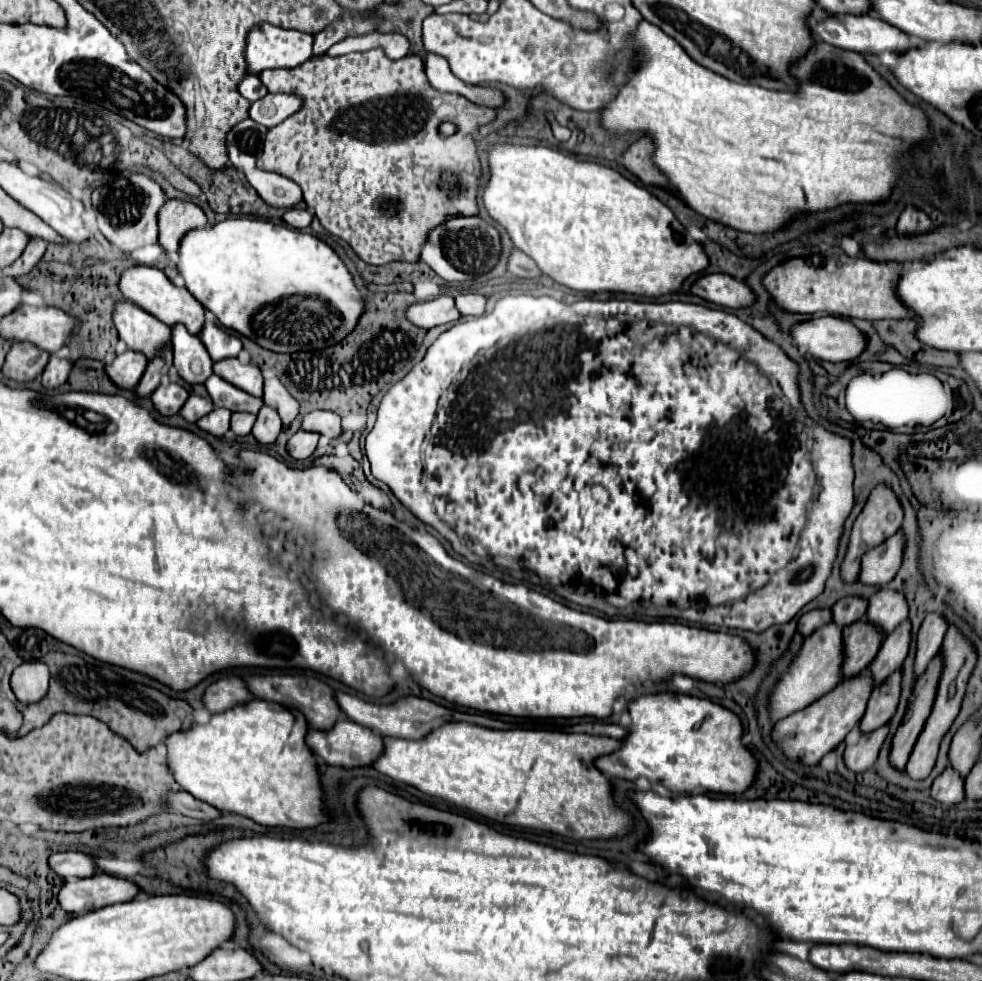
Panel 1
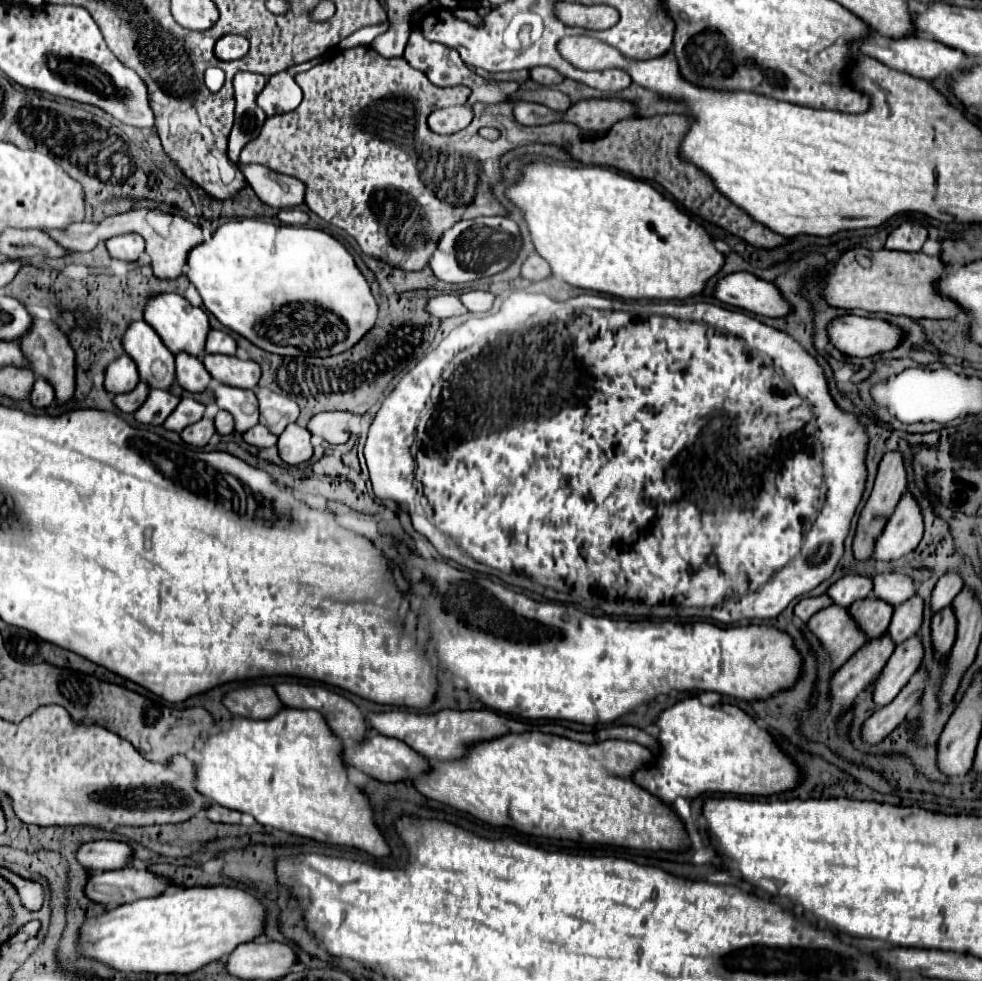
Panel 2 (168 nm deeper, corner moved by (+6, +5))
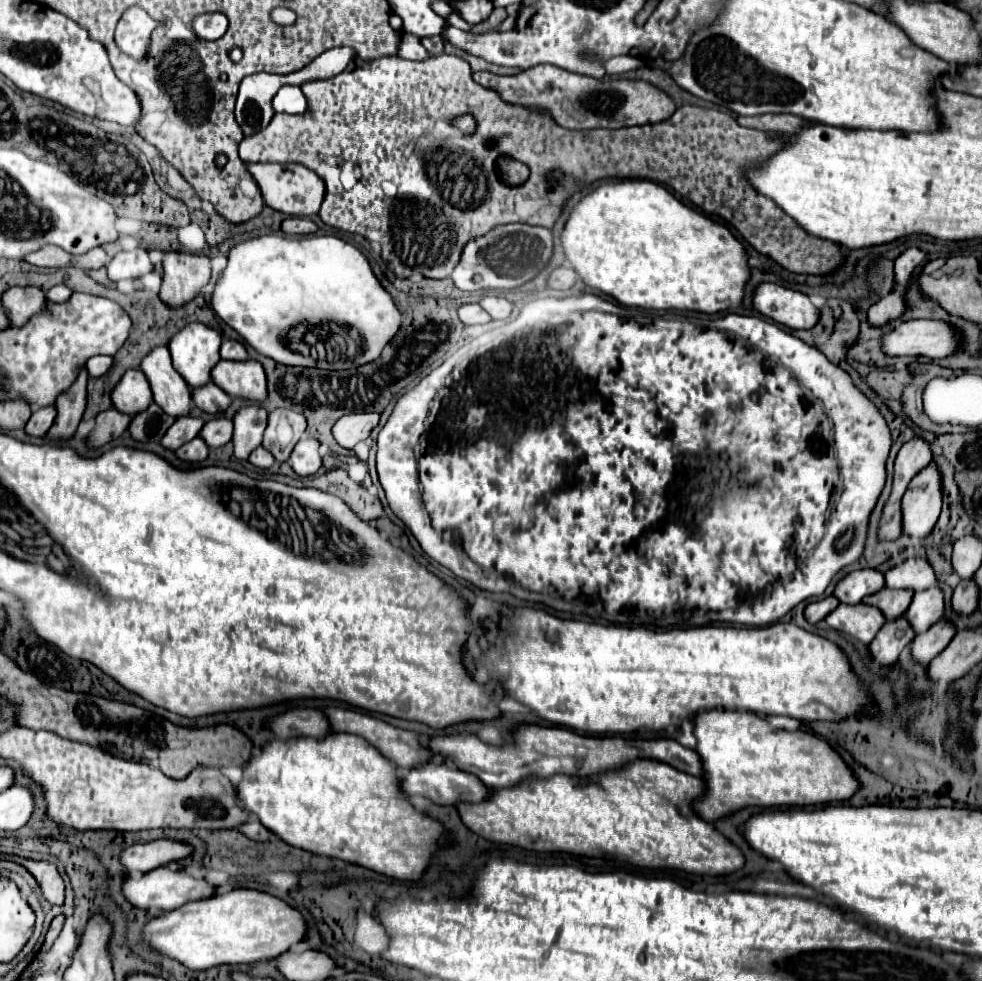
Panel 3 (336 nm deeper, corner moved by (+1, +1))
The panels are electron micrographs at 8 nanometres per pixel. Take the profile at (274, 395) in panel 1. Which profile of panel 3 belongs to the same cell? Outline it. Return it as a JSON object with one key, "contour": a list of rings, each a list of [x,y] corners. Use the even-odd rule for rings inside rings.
{"contour":[[[274,409],[268,413],[268,427],[264,431],[262,445],[274,453],[276,461],[286,461],[304,431],[304,415],[290,409]]]}

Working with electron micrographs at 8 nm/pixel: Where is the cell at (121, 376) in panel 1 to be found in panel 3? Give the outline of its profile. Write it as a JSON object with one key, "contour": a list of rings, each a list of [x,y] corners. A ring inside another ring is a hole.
{"contour":[[[128,369],[112,389],[112,403],[122,413],[140,413],[152,403],[148,379],[140,369]]]}

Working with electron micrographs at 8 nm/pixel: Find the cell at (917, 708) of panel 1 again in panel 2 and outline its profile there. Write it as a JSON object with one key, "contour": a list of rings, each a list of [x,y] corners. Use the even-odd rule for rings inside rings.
{"contour":[[[951,605],[943,607],[941,613],[933,615],[933,623],[931,623],[931,637],[933,637],[933,647],[937,649],[937,653],[947,655],[949,649],[955,643],[955,635],[957,635],[957,621],[955,621],[955,613],[951,609]]]}

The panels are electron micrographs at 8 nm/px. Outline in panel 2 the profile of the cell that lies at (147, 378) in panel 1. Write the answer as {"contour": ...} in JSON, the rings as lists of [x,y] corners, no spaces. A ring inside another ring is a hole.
{"contour":[[[139,383],[131,393],[125,393],[125,395],[115,395],[113,397],[113,405],[121,411],[121,413],[133,413],[137,411],[143,401],[147,399],[149,395],[149,387],[145,383]]]}

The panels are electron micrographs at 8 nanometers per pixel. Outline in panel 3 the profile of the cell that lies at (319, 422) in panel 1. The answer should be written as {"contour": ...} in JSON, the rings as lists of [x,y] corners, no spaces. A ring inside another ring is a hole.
{"contour":[[[350,413],[340,417],[334,427],[332,427],[332,435],[338,441],[338,445],[342,445],[344,449],[352,449],[356,443],[364,441],[370,431],[378,425],[380,415],[376,413]]]}

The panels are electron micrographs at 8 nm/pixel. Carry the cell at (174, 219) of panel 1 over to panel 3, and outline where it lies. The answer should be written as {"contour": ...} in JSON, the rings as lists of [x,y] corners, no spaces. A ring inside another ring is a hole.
{"contour":[[[160,251],[164,281],[160,287],[160,299],[168,305],[182,305],[194,299],[210,281],[212,263],[210,257],[184,251]]]}

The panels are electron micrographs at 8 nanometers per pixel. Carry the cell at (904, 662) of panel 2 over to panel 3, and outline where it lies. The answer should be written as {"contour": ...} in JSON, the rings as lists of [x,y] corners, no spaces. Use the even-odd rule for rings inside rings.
{"contour":[[[938,621],[926,633],[916,635],[912,641],[912,659],[918,665],[928,665],[954,637],[954,627],[946,621]]]}

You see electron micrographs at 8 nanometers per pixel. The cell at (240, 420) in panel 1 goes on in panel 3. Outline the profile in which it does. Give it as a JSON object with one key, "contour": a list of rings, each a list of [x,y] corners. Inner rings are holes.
{"contour":[[[216,417],[204,425],[204,429],[200,431],[200,437],[204,437],[208,447],[222,447],[232,439],[232,431],[234,431],[234,425],[230,419]]]}

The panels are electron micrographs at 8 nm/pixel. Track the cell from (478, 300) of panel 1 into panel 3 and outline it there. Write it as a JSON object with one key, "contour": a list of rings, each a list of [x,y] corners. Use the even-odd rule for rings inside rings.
{"contour":[[[486,295],[480,299],[480,307],[492,317],[492,319],[506,319],[512,313],[512,303],[504,297]]]}

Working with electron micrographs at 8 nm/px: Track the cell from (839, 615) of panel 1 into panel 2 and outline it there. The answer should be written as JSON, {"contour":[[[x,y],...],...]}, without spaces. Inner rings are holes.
{"contour":[[[845,575],[827,589],[827,595],[833,599],[833,603],[849,607],[853,601],[869,597],[871,591],[873,591],[873,581],[869,577]]]}

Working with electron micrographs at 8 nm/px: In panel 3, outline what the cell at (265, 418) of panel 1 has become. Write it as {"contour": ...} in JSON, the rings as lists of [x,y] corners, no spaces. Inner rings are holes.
{"contour":[[[260,445],[260,447],[256,447],[256,449],[250,453],[248,461],[250,461],[252,465],[256,465],[256,467],[268,469],[268,467],[272,467],[272,463],[274,463],[274,455],[272,455],[268,449],[264,449],[264,445]]]}

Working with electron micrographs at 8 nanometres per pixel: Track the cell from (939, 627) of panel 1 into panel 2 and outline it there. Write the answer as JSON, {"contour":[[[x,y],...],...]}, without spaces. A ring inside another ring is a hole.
{"contour":[[[947,571],[945,575],[941,575],[941,579],[937,581],[933,595],[931,595],[931,611],[937,613],[945,605],[949,605],[961,589],[963,589],[963,579],[959,573]]]}

